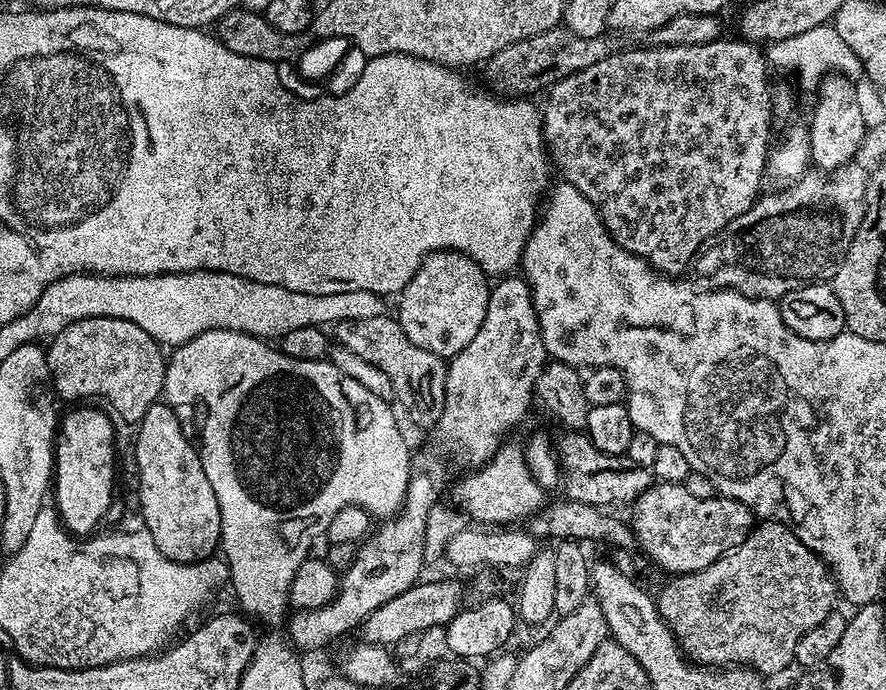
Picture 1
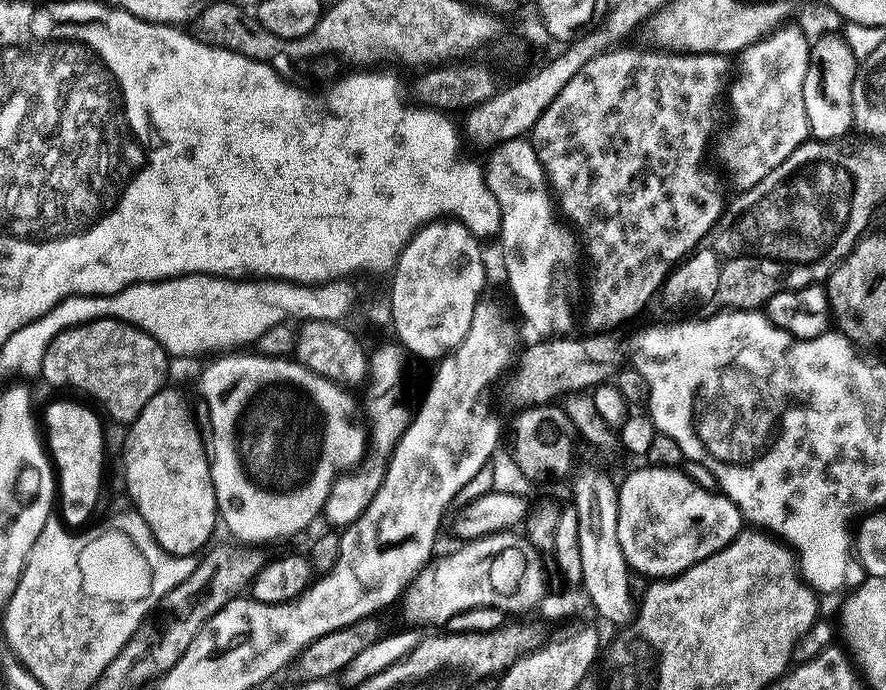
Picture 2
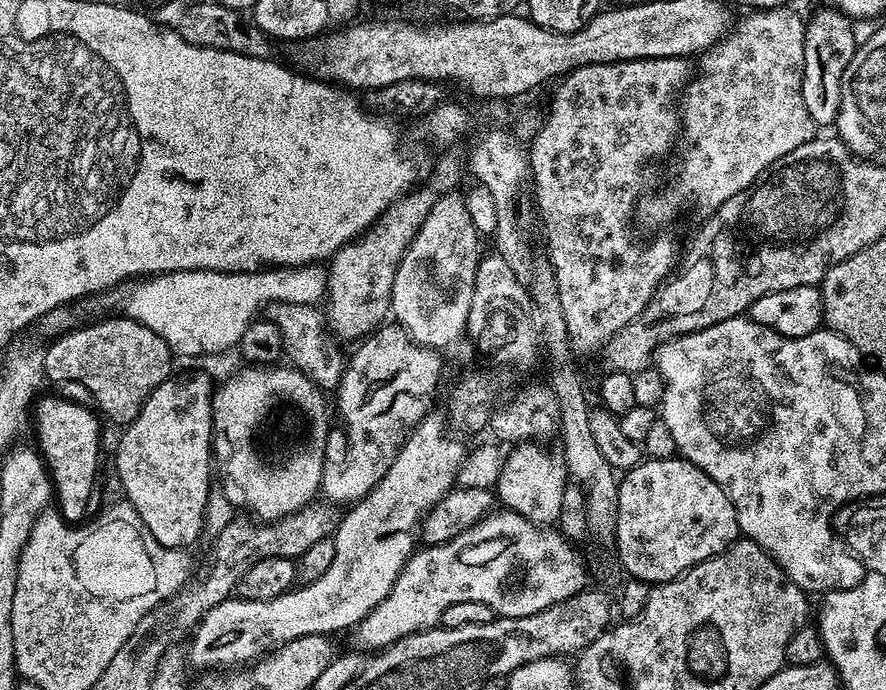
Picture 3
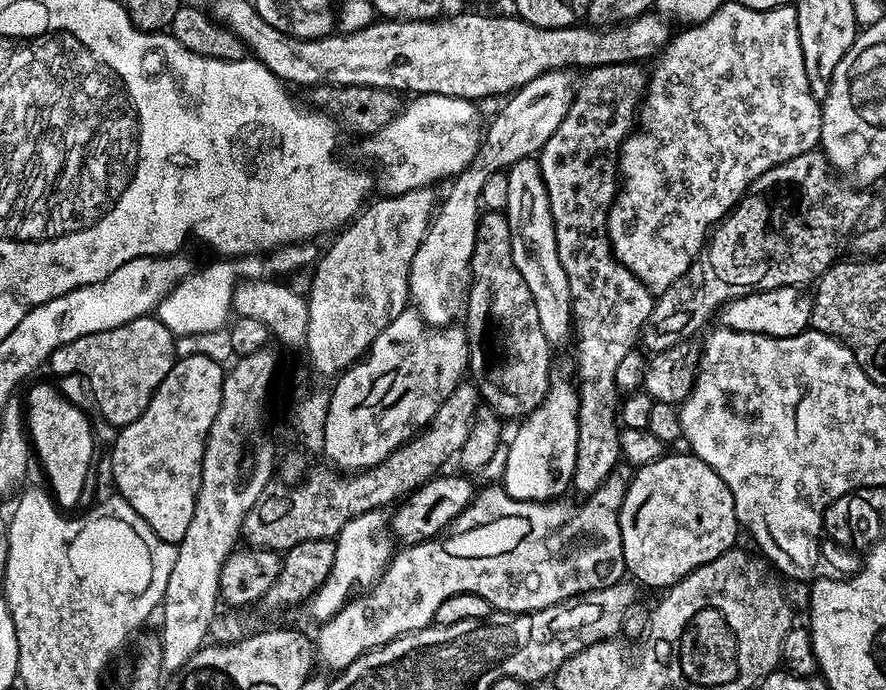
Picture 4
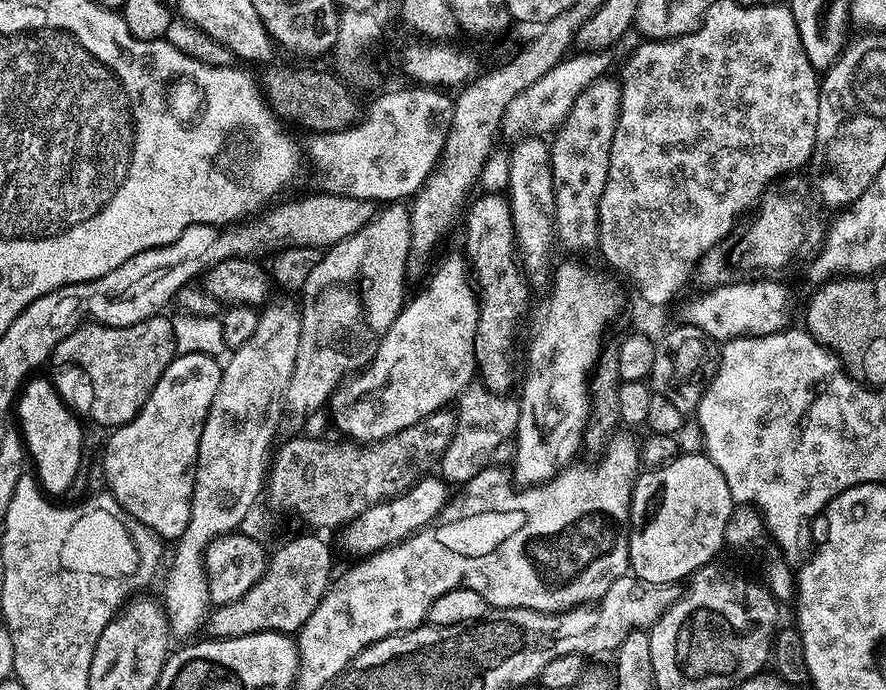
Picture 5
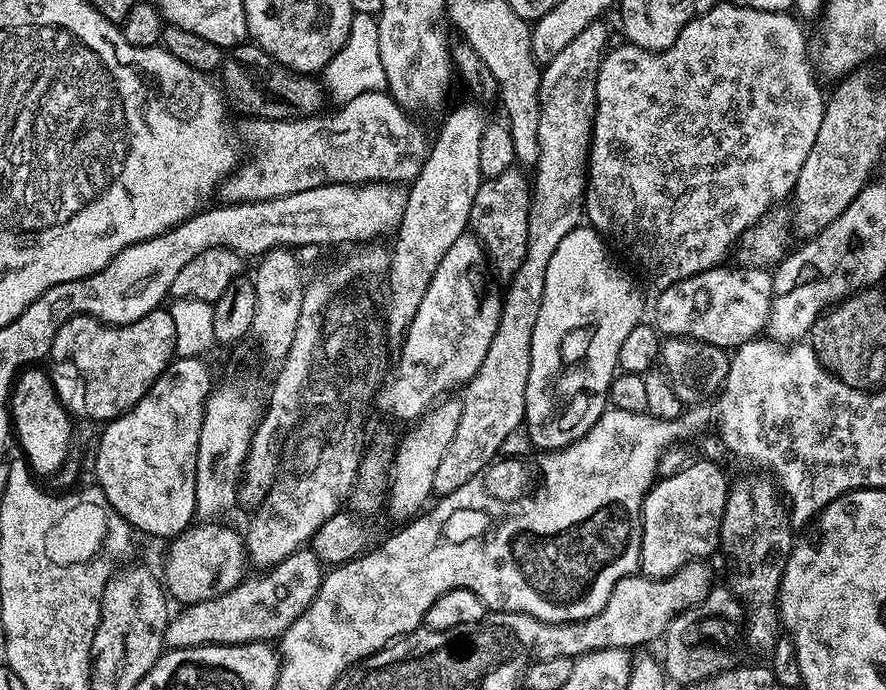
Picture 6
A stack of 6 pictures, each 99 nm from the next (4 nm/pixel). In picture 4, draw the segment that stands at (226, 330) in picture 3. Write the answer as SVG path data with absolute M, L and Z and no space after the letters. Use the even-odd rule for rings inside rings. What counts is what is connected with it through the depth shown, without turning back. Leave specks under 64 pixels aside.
M304 242L285 247L283 250L276 250L259 264L259 259L256 258L216 258L213 264L208 264L205 268L197 267L191 276L180 280L169 290L163 298L160 299L159 304L154 309L154 315L157 320L162 321L164 325L172 331L172 335L177 338L183 336L208 336L211 332L216 332L220 327L223 329L229 323L230 317L233 315L232 310L232 295L236 289L237 284L241 283L245 278L276 278L281 274L279 272L288 272L292 267L304 268L313 263L318 256L317 245L312 242Z

